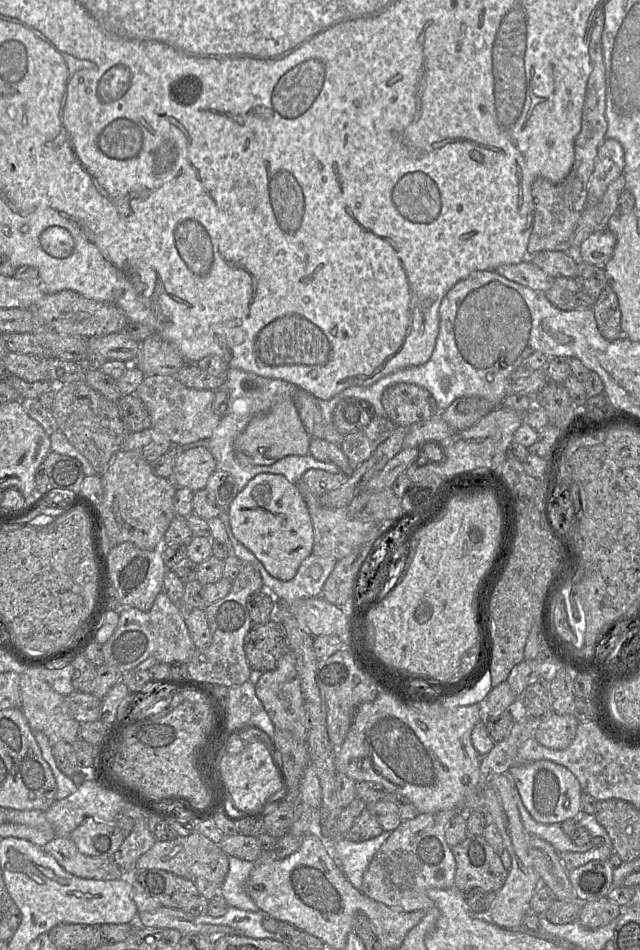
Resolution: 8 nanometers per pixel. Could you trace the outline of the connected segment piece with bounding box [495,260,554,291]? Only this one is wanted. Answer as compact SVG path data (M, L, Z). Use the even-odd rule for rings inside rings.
M524 260L518 264L500 265L495 271L508 280L533 290L548 290L554 279L529 260Z

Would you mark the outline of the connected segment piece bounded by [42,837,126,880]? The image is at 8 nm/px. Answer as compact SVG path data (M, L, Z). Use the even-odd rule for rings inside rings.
M56 837L42 848L53 856L65 871L74 876L96 880L126 877L112 858L84 855L69 837Z

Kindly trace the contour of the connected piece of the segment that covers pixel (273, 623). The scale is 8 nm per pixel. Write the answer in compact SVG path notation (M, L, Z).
M277 619L253 625L244 638L244 652L252 670L275 670L286 651L285 631Z

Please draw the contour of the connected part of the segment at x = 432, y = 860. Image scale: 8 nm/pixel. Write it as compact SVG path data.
M450 808L402 821L374 855L363 875L360 891L397 911L426 911L435 907L427 891L454 886L456 860L445 839L445 828L453 817L463 811L463 808Z

